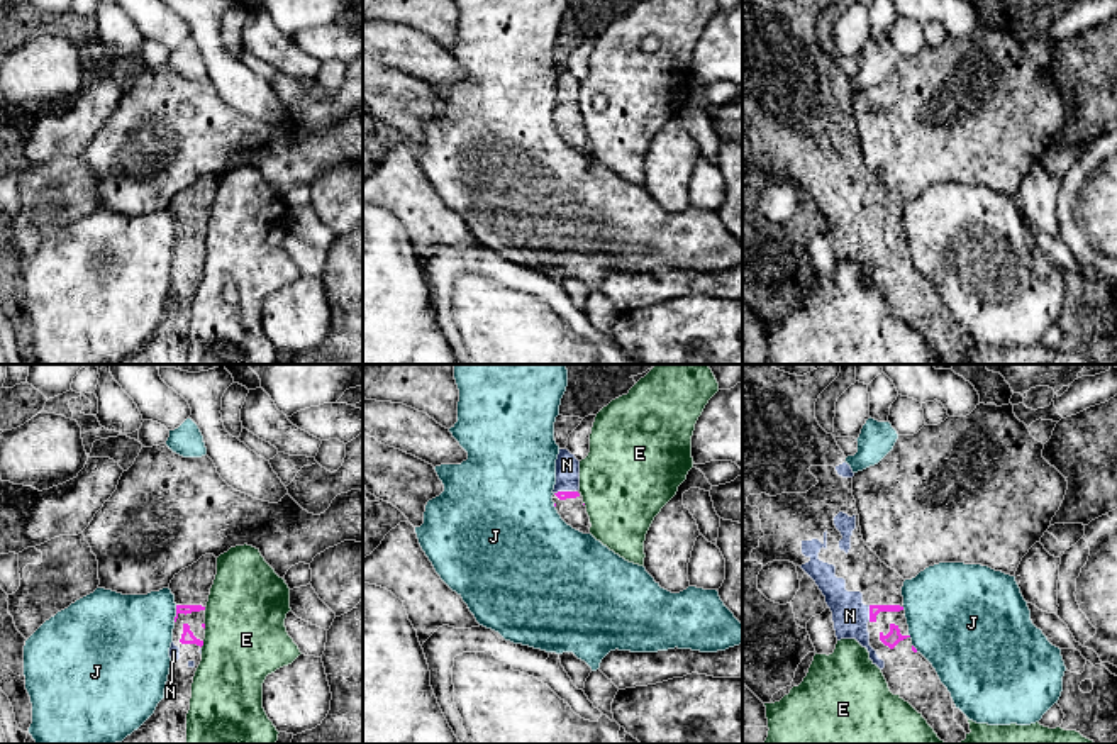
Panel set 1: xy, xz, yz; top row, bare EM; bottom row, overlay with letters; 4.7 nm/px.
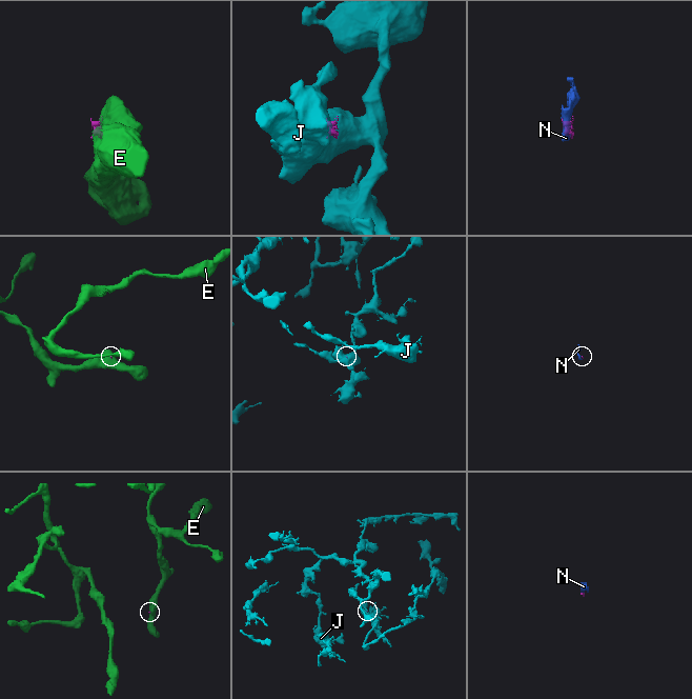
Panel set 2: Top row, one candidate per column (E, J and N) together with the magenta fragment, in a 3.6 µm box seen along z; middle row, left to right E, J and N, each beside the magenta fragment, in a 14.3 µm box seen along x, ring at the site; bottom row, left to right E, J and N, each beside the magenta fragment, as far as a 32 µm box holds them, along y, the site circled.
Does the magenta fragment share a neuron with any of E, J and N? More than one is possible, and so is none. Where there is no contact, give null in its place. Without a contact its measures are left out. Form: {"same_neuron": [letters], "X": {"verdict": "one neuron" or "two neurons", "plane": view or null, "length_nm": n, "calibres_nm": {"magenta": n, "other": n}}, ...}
{"same_neuron": ["N"], "E": {"verdict": "two neurons", "plane": "xy", "length_nm": 40, "calibres_nm": {"magenta": 60, "other": 380}}, "J": {"verdict": "two neurons", "plane": "xy", "length_nm": 80, "calibres_nm": {"magenta": 50, "other": 400}}, "N": {"verdict": "one neuron", "plane": "yz", "length_nm": 80, "calibres_nm": {"magenta": 50, "other": 170}}}

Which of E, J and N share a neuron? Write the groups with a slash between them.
E / J / N

